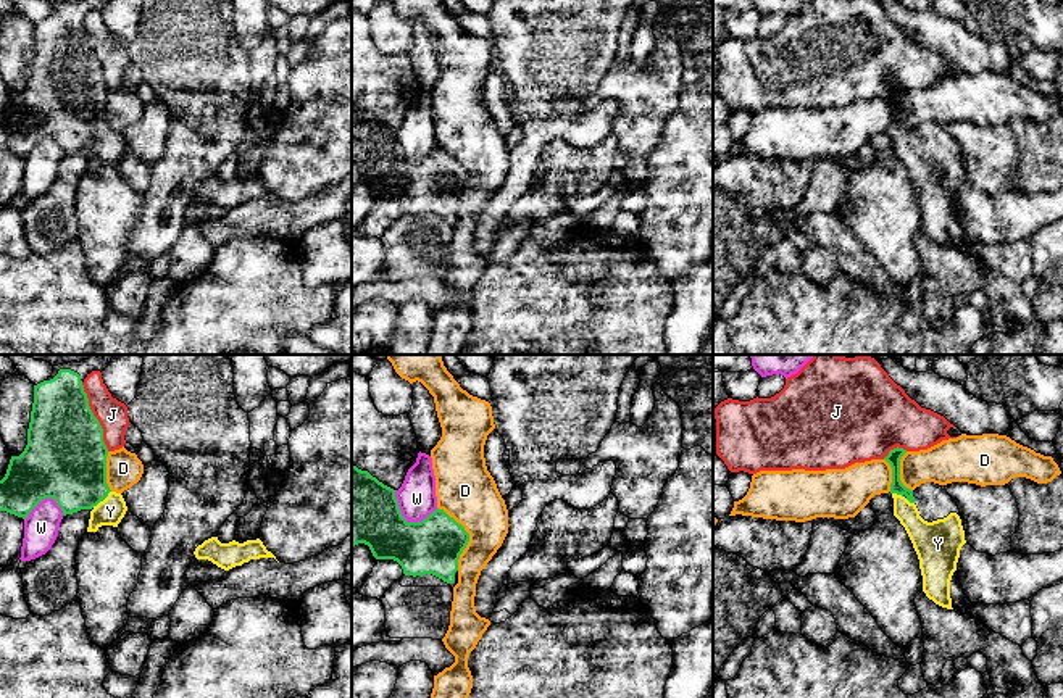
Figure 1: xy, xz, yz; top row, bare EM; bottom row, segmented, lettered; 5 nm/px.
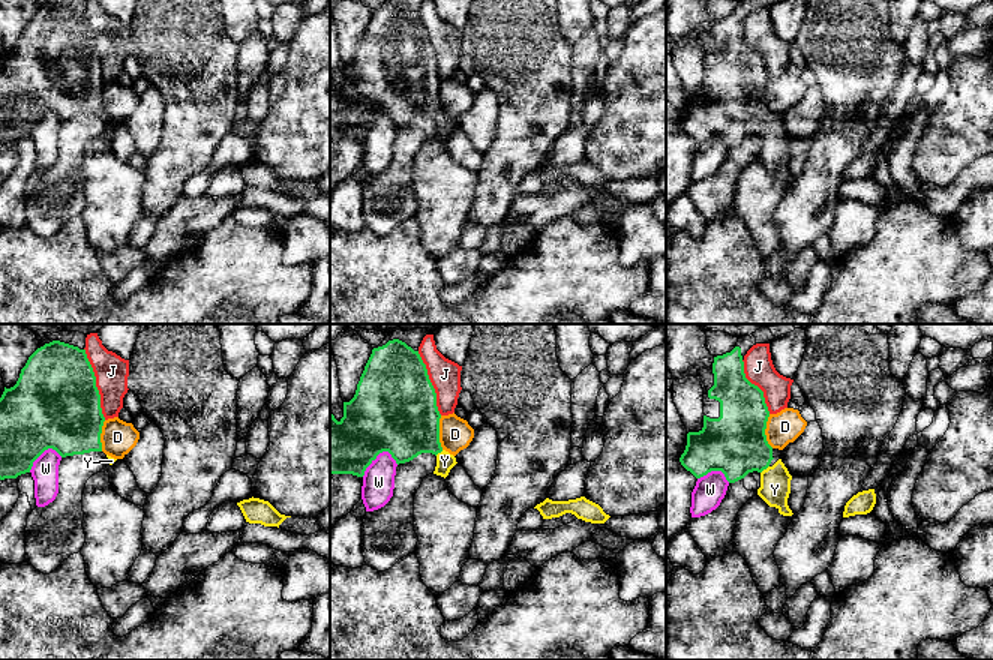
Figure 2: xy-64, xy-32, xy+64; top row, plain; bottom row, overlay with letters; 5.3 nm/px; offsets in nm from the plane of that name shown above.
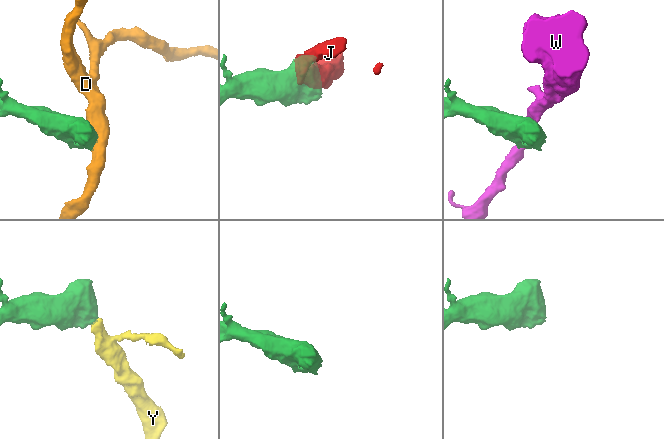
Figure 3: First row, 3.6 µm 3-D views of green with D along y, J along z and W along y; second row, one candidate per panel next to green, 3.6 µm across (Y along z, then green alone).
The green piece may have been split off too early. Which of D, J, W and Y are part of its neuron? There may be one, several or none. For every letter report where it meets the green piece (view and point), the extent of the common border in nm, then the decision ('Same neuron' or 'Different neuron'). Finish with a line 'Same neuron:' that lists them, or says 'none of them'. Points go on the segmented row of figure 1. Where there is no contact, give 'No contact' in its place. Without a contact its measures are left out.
D: Touches green at xz (468, 535). Shared border 340 nm. Different neuron
J: Touches green at xy (94, 416). Shared border 380 nm. Different neuron
W: Touches green at xz (408, 523). Shared border 240 nm. Different neuron
Y: Touches green at xy (102, 500). Shared border 130 nm. Same neuron
Same neuron: Y

